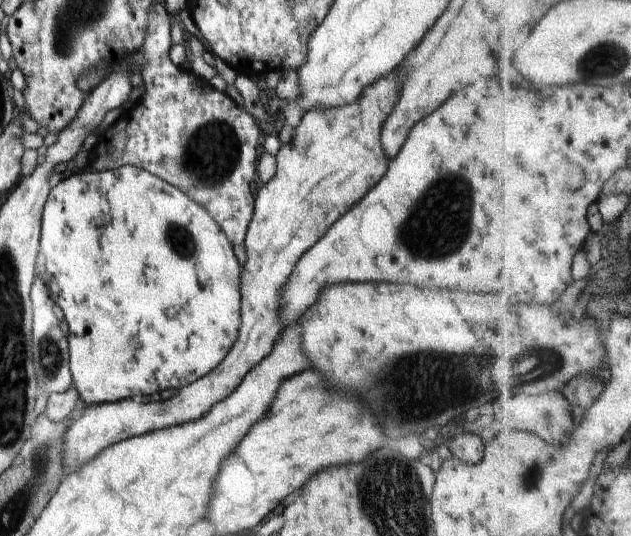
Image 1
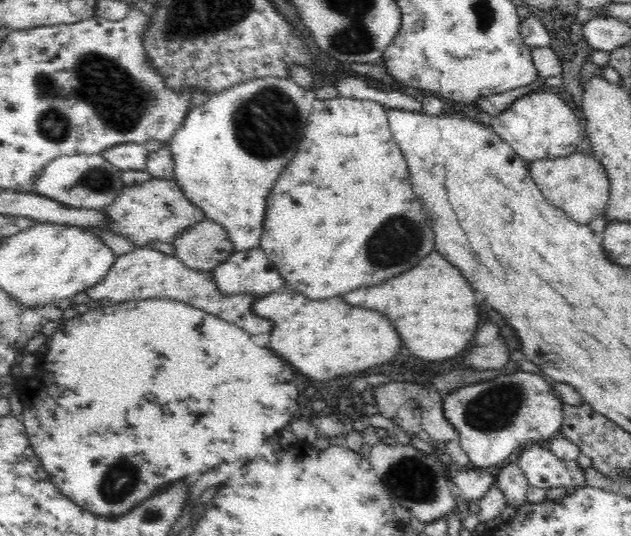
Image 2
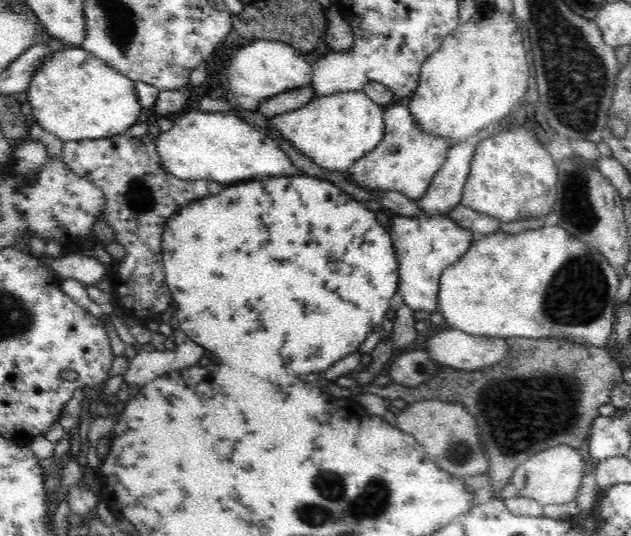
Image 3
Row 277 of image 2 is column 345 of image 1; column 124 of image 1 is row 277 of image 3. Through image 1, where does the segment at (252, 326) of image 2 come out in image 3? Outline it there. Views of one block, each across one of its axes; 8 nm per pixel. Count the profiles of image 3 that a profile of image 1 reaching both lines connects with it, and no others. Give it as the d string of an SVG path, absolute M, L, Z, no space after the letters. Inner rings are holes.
M430 214L422 217L392 218L392 242L396 251L399 266L398 290L406 305L412 310L424 312L436 311L439 308L438 295L442 271L458 262L470 248L477 234L454 223L446 214Z

